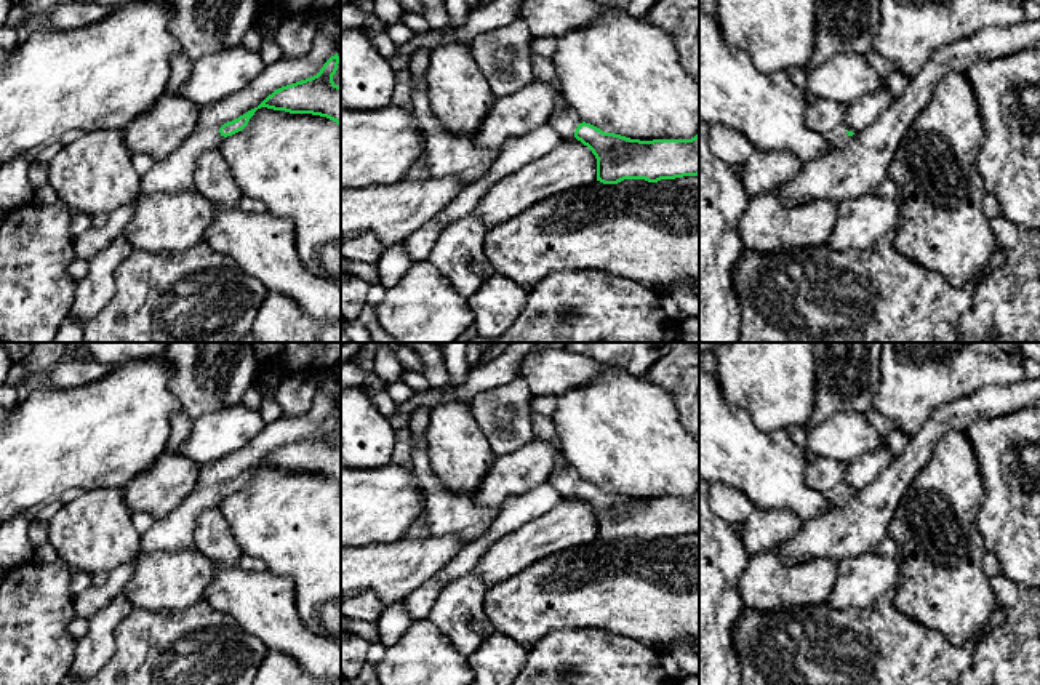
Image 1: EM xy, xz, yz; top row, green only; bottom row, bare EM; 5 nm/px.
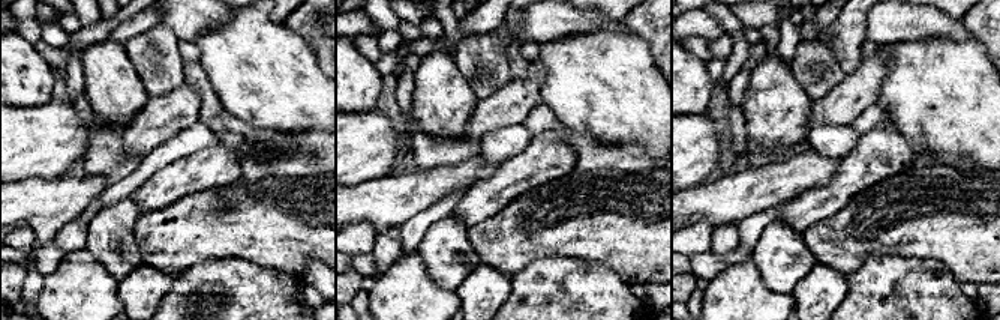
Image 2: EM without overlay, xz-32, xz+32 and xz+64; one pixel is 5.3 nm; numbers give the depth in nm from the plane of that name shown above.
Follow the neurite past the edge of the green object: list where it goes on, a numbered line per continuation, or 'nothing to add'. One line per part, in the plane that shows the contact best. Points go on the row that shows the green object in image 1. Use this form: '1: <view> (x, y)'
1: xz (565, 122)

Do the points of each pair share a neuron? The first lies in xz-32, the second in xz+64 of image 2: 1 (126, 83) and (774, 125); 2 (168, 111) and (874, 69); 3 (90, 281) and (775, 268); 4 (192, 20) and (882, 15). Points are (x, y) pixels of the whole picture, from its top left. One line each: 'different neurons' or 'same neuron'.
1: same neuron
2: same neuron
3: different neurons
4: same neuron

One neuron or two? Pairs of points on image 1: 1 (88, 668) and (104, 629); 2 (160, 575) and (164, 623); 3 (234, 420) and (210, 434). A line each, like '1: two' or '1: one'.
1: one
2: two
3: one

